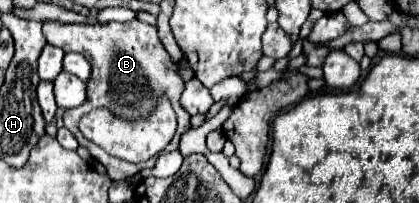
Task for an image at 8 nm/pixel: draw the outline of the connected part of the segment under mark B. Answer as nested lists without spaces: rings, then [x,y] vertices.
[[[130,20],[130,22],[110,22],[110,24],[58,24],[58,22],[44,22],[44,36],[48,40],[48,44],[62,48],[64,52],[80,52],[88,58],[90,66],[92,66],[92,78],[88,80],[88,98],[82,106],[76,106],[72,110],[64,112],[64,126],[76,136],[78,144],[88,148],[88,152],[92,154],[92,158],[96,158],[108,172],[108,176],[112,180],[125,180],[129,176],[134,176],[142,168],[150,168],[154,166],[157,157],[152,157],[142,165],[118,160],[110,154],[106,154],[100,146],[88,142],[80,130],[78,130],[78,120],[88,114],[90,110],[96,108],[110,108],[116,110],[118,114],[126,116],[126,118],[138,118],[142,114],[146,114],[160,92],[164,92],[176,112],[176,120],[178,120],[178,128],[176,134],[172,138],[172,142],[166,146],[164,153],[171,152],[178,148],[178,140],[180,136],[190,128],[190,116],[188,112],[180,106],[180,94],[184,92],[184,80],[176,74],[176,64],[172,64],[168,52],[164,50],[156,28],[148,26],[144,22],[138,20]]]

